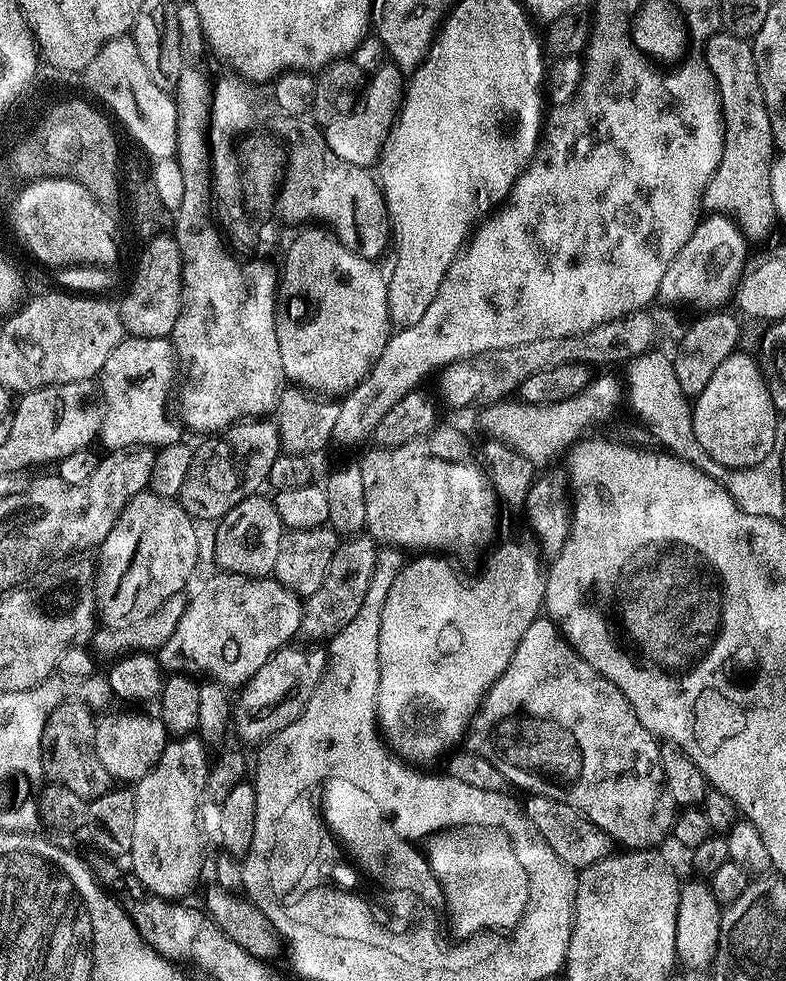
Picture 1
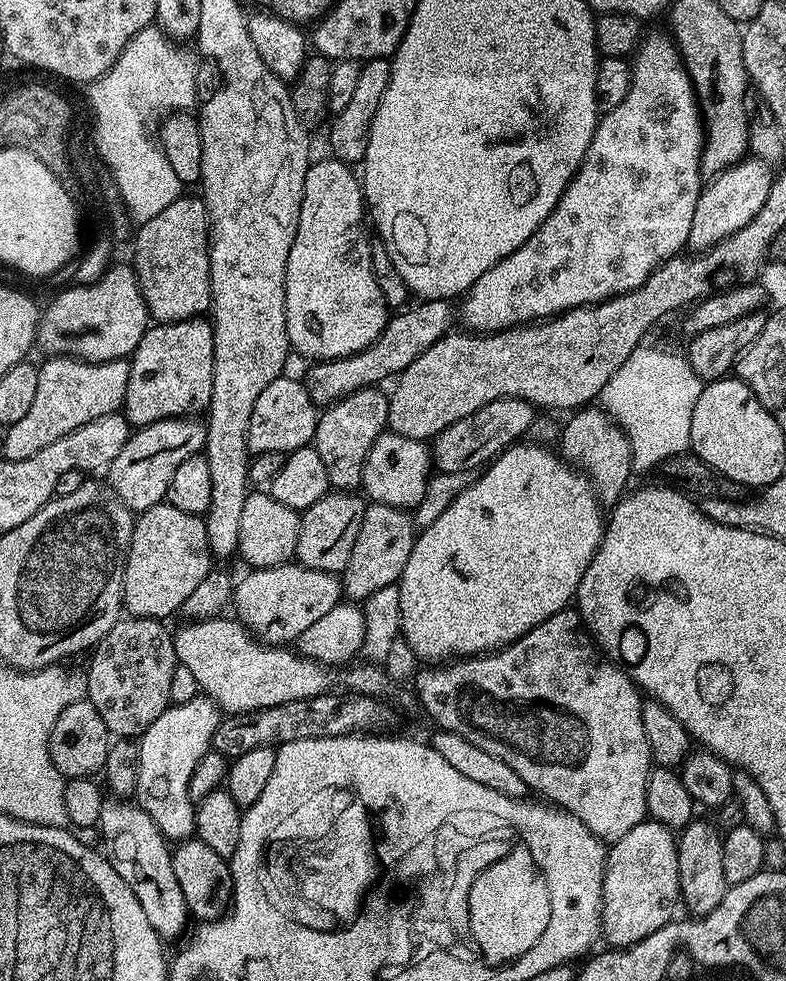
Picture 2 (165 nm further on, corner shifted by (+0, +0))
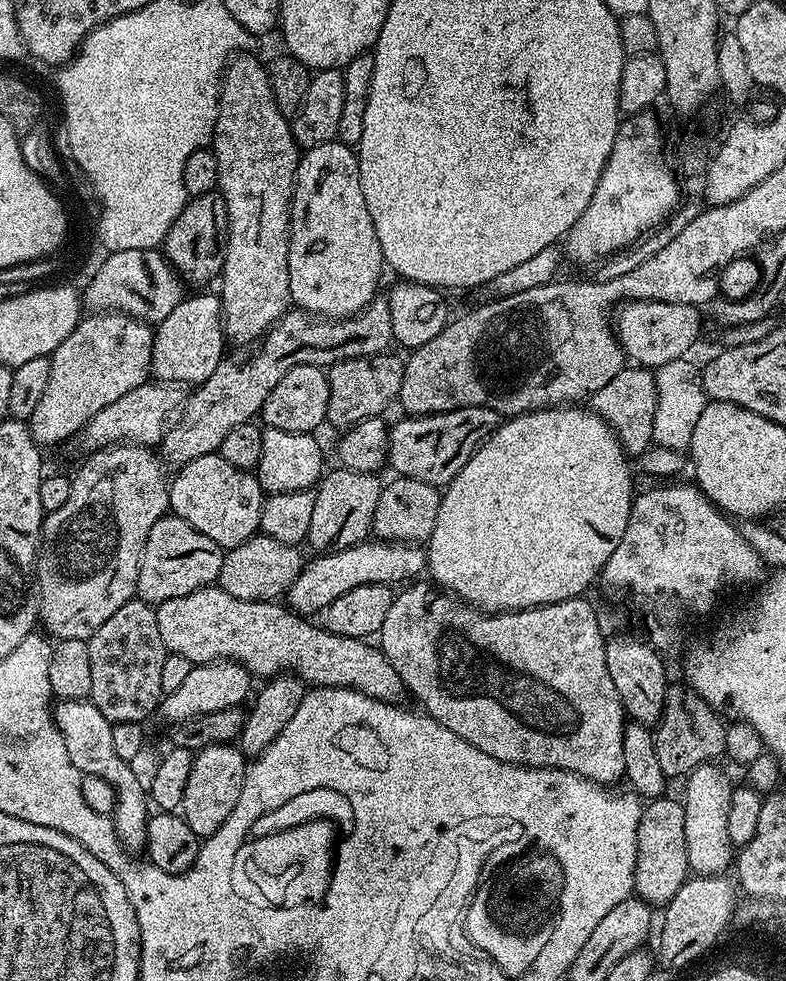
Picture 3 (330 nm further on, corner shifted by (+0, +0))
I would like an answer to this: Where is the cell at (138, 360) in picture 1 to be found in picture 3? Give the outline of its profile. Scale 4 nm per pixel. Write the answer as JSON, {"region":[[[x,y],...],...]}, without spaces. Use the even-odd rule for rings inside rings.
{"region":[[[185,295],[184,301],[162,322],[155,325],[152,334],[152,371],[157,381],[181,386],[198,386],[214,370],[218,370],[221,360],[225,359],[224,318],[220,306],[219,295],[192,296]]]}

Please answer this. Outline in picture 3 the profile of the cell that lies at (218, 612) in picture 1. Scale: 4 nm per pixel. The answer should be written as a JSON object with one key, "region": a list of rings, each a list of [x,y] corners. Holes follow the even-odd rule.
{"region":[[[369,538],[363,544],[355,544],[341,552],[320,554],[312,559],[305,563],[304,569],[286,593],[287,607],[305,618],[311,617],[311,612],[323,613],[334,602],[334,598],[342,598],[342,594],[347,594],[358,586],[403,585],[423,577],[420,575],[425,575],[428,567],[428,553],[420,544],[404,544],[400,540],[379,538]]]}

